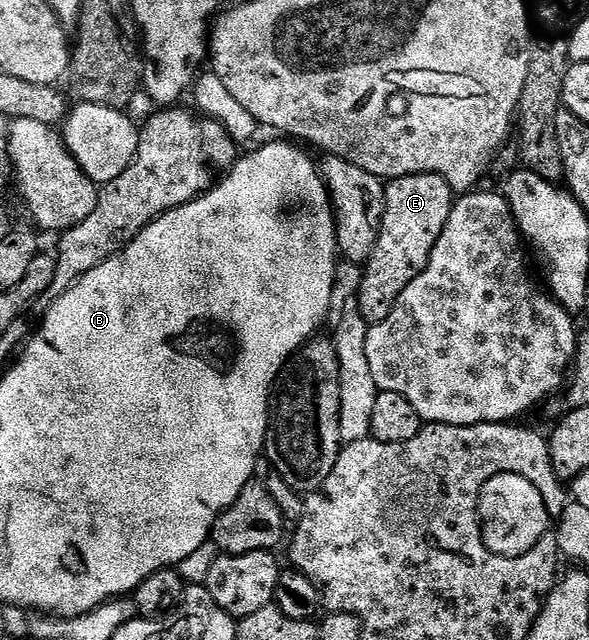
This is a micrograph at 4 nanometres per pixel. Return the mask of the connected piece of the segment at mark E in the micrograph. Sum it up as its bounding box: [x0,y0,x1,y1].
[357,175,453,325]

